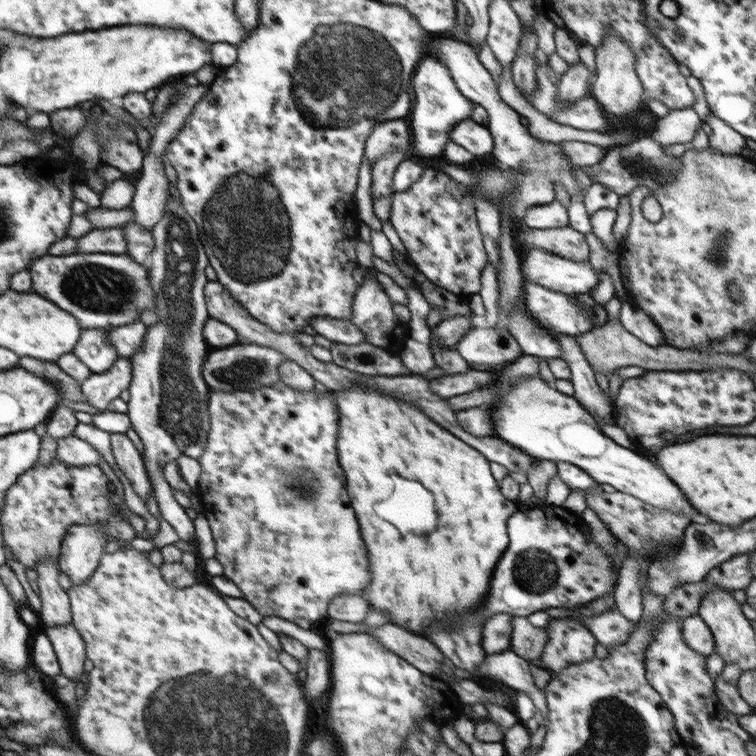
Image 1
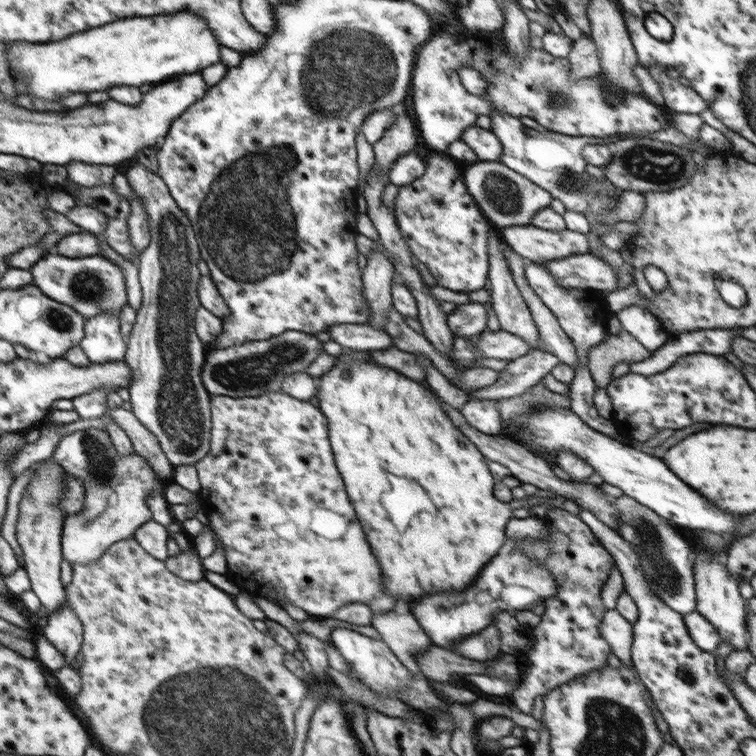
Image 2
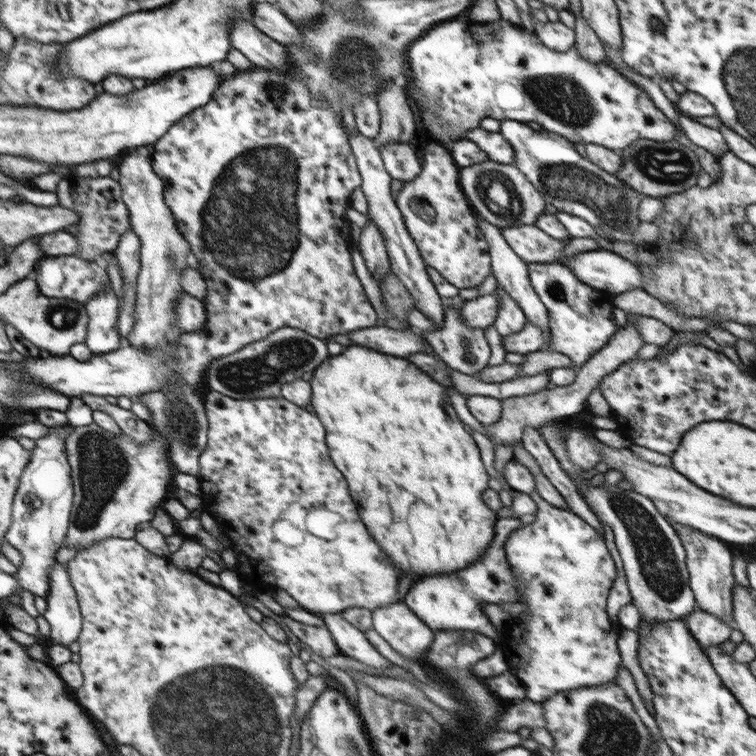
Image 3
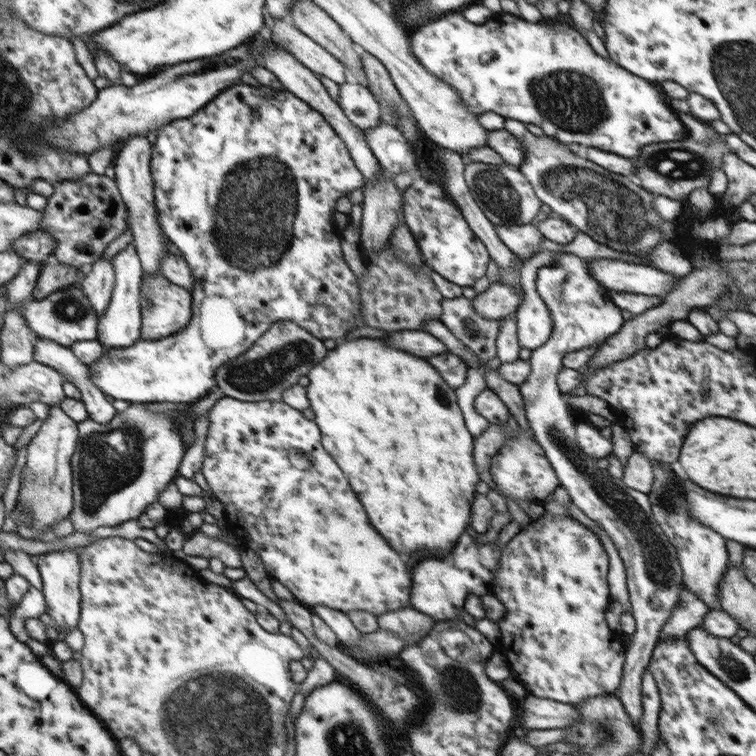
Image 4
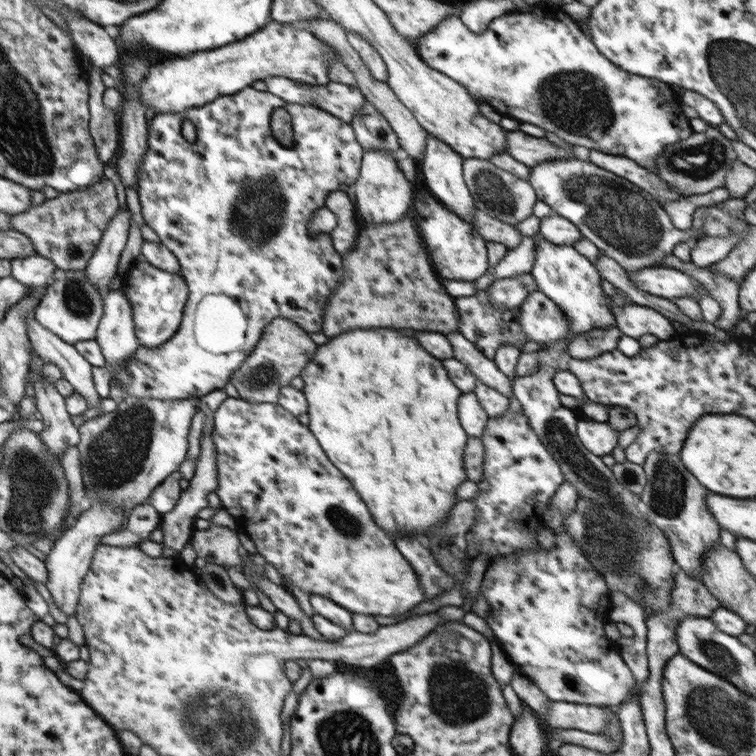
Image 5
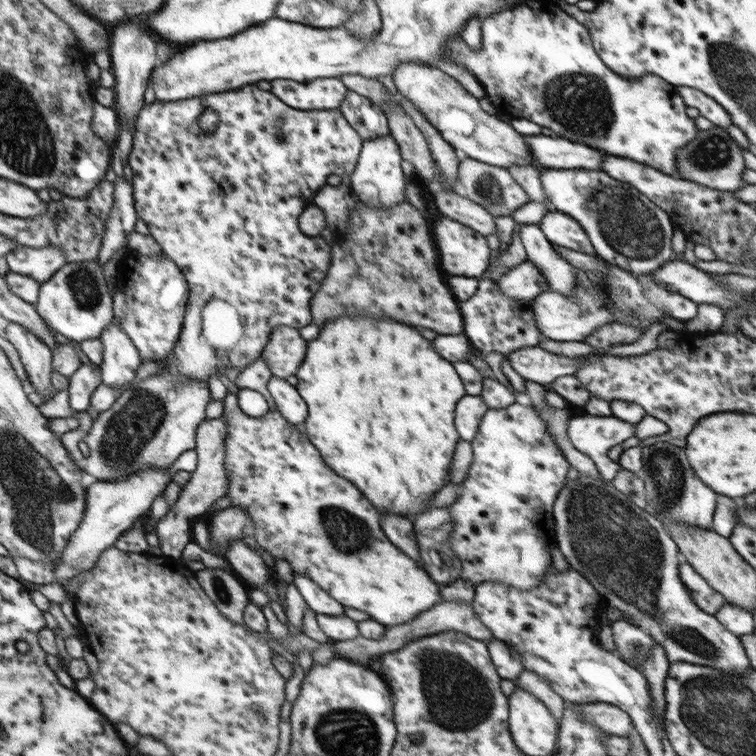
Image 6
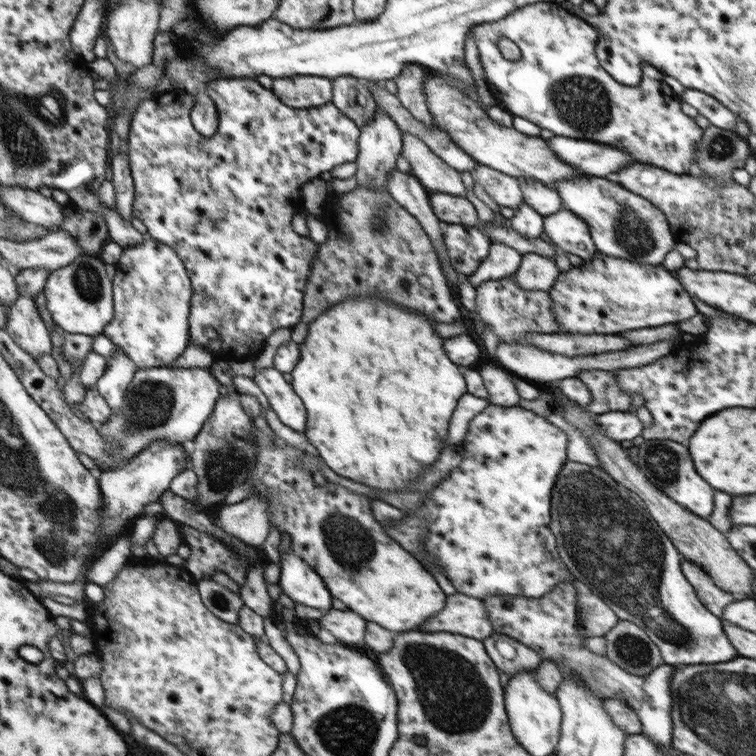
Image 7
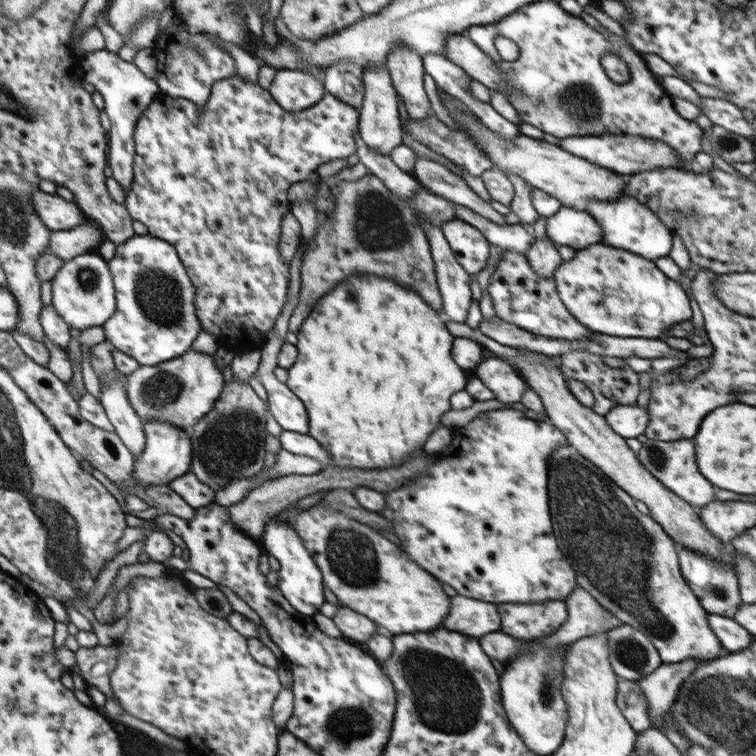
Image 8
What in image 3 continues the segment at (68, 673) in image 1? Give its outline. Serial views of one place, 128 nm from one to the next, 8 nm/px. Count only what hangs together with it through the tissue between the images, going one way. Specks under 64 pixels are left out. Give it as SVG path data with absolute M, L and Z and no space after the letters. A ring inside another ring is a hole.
M56 560L49 577L52 580L52 587L46 596L47 609L43 616L50 624L49 636L53 644L69 647L72 642L79 640L78 634L82 630L77 594L74 585L71 584L68 566L63 566Z

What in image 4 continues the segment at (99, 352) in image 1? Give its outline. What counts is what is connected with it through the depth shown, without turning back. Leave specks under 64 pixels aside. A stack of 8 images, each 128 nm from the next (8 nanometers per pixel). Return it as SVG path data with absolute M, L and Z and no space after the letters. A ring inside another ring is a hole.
M99 258L84 272L81 289L86 293L91 307L99 318L104 316L111 301L112 291L115 287L115 270L112 258Z

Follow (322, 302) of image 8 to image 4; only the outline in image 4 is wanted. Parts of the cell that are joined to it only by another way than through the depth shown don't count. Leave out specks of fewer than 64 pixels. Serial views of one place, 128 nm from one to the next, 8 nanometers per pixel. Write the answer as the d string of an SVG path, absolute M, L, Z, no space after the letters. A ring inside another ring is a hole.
M345 336L337 342L334 349L328 350L326 356L310 370L307 374L309 384L306 390L310 406L314 411L314 422L320 430L323 448L346 475L351 490L358 496L358 500L362 502L362 506L368 512L370 524L384 536L384 540L398 554L422 552L424 556L441 559L453 553L457 542L473 522L471 506L476 496L476 485L481 482L479 472L474 464L474 456L472 456L472 453L474 453L474 439L466 429L455 389L440 376L440 373L429 362L426 362L427 359L402 352L402 350L393 346L390 348L382 340L385 342L385 339L382 338L358 337L358 339L347 339Z

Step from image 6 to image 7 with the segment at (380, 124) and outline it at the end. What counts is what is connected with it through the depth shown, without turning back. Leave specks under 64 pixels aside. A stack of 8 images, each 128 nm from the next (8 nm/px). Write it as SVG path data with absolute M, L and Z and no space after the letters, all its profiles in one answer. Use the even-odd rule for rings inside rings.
M350 76L332 79L331 103L353 120L358 128L364 128L377 113L377 102L366 89L368 82Z

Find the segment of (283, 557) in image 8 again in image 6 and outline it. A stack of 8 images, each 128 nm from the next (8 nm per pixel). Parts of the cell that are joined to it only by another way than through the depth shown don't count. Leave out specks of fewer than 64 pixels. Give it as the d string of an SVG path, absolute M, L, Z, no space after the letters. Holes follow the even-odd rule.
M293 573L296 588L298 588L300 594L309 608L314 610L317 614L328 616L344 616L344 607L337 600L334 600L332 596L325 590L322 590L307 576L300 573Z

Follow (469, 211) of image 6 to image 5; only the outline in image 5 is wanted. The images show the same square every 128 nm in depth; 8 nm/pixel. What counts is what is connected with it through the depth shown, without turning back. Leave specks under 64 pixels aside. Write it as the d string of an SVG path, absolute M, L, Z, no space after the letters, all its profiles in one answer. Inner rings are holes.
M475 210L474 223L470 223L474 230L483 236L485 241L500 242L506 248L513 249L518 246L523 239L522 234L514 225L500 222L486 212Z

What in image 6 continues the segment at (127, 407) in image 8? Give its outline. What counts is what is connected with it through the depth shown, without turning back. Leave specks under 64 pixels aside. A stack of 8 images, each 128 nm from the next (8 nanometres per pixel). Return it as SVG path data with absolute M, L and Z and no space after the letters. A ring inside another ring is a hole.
M111 320L99 336L103 346L101 381L117 389L132 382L143 362L138 349L117 320Z

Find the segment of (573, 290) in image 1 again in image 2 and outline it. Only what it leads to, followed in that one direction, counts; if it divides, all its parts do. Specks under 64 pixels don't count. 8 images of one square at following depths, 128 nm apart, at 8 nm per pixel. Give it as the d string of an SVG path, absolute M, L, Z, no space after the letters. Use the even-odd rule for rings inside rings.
M588 252L543 262L562 288L576 288L603 294L615 291L620 281L615 270Z

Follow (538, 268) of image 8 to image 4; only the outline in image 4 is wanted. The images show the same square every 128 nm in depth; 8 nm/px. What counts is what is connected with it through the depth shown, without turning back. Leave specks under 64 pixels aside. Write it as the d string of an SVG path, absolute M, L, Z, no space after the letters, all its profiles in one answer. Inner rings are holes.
M502 282L492 283L482 294L478 293L471 300L474 310L488 320L500 320L514 315L521 302L519 292Z

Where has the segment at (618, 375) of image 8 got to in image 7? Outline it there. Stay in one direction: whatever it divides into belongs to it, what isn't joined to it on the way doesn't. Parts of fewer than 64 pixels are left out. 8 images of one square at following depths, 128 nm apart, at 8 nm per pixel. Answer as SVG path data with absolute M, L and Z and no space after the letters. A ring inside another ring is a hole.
M581 370L577 377L591 390L592 400L586 409L601 415L612 411L632 410L632 394L626 394L615 379L615 371Z

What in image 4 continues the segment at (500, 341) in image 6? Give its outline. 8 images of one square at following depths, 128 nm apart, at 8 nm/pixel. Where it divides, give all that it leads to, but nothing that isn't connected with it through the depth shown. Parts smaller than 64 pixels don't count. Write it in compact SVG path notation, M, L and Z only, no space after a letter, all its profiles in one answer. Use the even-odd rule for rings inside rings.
M463 296L444 299L439 319L480 362L497 356L496 341L500 321L482 318L474 310L470 299Z

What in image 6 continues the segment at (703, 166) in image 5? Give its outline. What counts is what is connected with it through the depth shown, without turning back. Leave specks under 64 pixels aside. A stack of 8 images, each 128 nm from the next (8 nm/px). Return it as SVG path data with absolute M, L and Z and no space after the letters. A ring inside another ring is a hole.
M716 127L699 130L696 138L676 151L677 174L684 180L722 191L742 188L742 171L745 169L743 148L728 134L727 129Z

